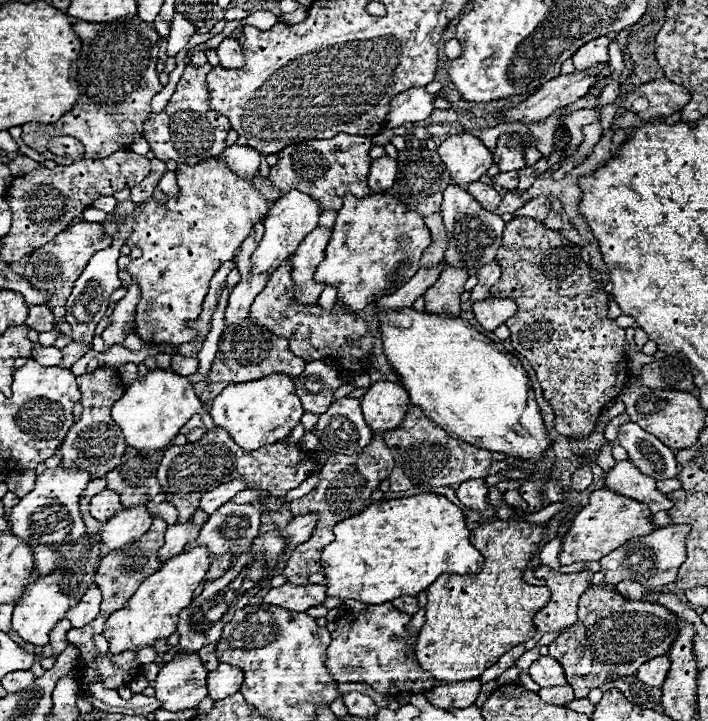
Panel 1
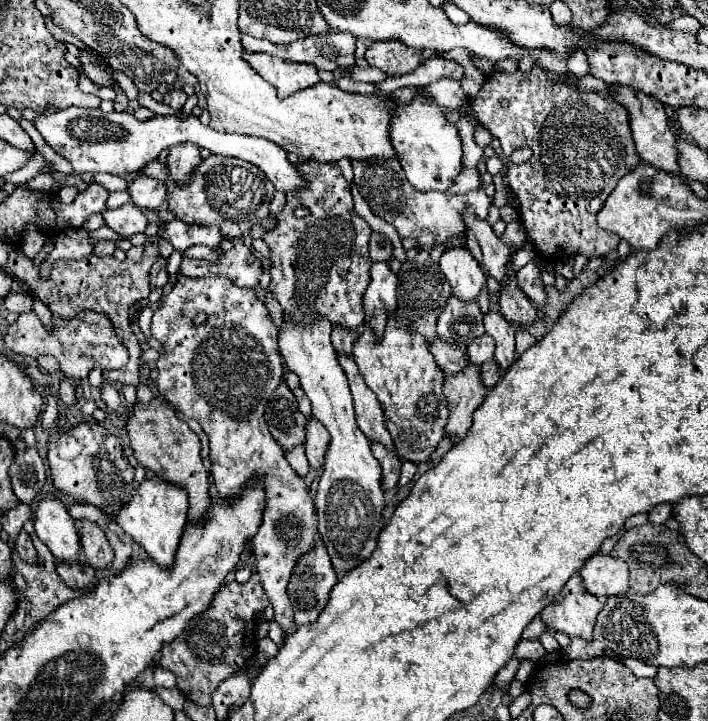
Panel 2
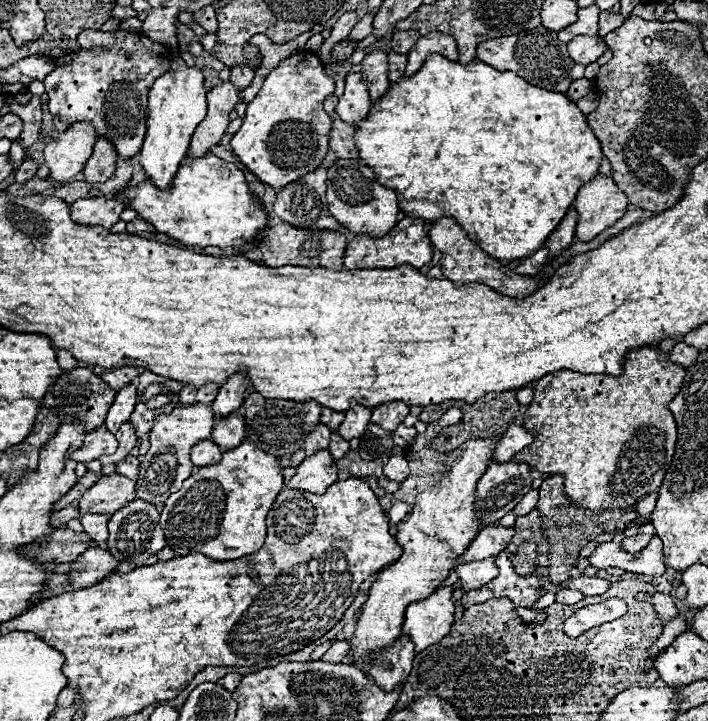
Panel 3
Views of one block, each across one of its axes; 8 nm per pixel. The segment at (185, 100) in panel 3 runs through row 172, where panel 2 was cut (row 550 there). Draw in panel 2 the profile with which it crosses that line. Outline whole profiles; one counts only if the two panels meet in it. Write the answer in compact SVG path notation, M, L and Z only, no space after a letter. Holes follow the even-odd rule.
M158 476L152 478L144 478L138 484L138 490L134 494L134 498L130 500L130 504L126 508L122 508L122 512L118 512L117 516L108 516L99 508L94 508L89 504L74 504L70 508L70 516L78 522L80 518L88 518L88 520L97 522L104 518L107 522L115 522L128 534L132 536L134 542L138 542L148 556L160 564L162 568L170 568L174 562L174 554L180 542L180 536L184 532L186 526L186 512L188 512L188 494L184 488L174 486Z

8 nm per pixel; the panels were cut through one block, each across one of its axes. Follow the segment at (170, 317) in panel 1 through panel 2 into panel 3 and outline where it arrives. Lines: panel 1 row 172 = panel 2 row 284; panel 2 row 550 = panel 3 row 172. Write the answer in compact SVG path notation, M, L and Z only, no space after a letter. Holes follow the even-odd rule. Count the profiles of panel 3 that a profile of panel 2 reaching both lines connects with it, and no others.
M298 52L282 60L266 76L258 96L246 108L240 130L230 140L238 160L264 184L276 190L318 168L328 152L328 132L332 124L330 116L322 108L322 102L334 92L334 88L334 80L324 74L324 66L316 54ZM282 122L292 124L280 126Z

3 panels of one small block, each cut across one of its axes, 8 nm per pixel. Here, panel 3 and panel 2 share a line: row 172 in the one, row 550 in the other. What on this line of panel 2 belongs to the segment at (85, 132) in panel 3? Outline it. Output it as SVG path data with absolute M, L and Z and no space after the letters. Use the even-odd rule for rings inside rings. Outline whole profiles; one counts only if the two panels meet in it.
M46 494L38 500L38 508L32 514L36 536L48 546L54 558L74 562L80 546L78 530L58 496Z

